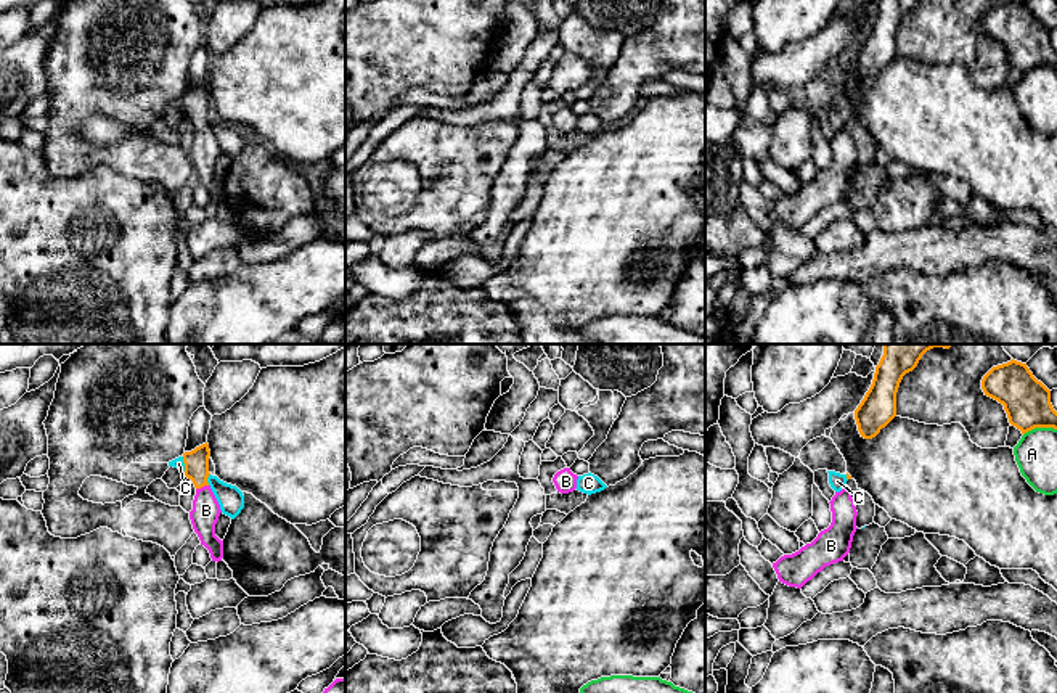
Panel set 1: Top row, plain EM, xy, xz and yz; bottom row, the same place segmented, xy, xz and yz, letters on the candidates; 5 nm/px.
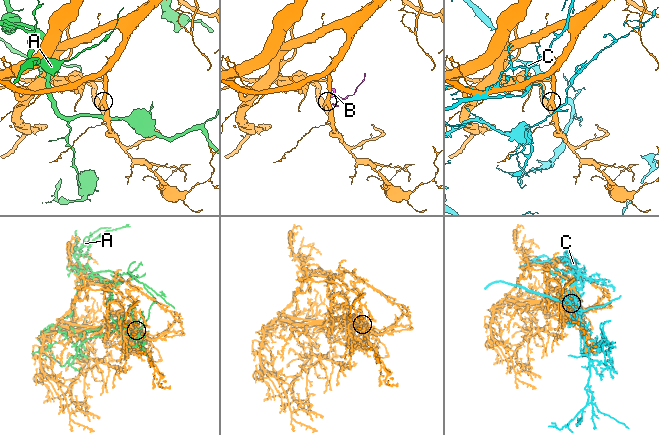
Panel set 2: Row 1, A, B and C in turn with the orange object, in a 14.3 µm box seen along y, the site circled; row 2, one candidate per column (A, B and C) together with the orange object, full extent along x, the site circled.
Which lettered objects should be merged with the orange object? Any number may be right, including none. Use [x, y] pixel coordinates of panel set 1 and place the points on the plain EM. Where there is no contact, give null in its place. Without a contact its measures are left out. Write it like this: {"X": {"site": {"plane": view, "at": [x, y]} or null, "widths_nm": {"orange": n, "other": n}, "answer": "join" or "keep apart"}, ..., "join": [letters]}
{"A": {"site": {"plane": "yz", "at": [1040, 66]}, "widths_nm": {"orange": 240, "other": 200}, "answer": "keep apart"}, "B": {"site": {"plane": "xy", "at": [201, 126]}, "widths_nm": {"orange": 130, "other": 140}, "answer": "join"}, "C": {"site": {"plane": "xy", "at": [206, 119]}, "widths_nm": {"orange": 130, "other": 130}, "answer": "keep apart"}, "join": ["B"]}

